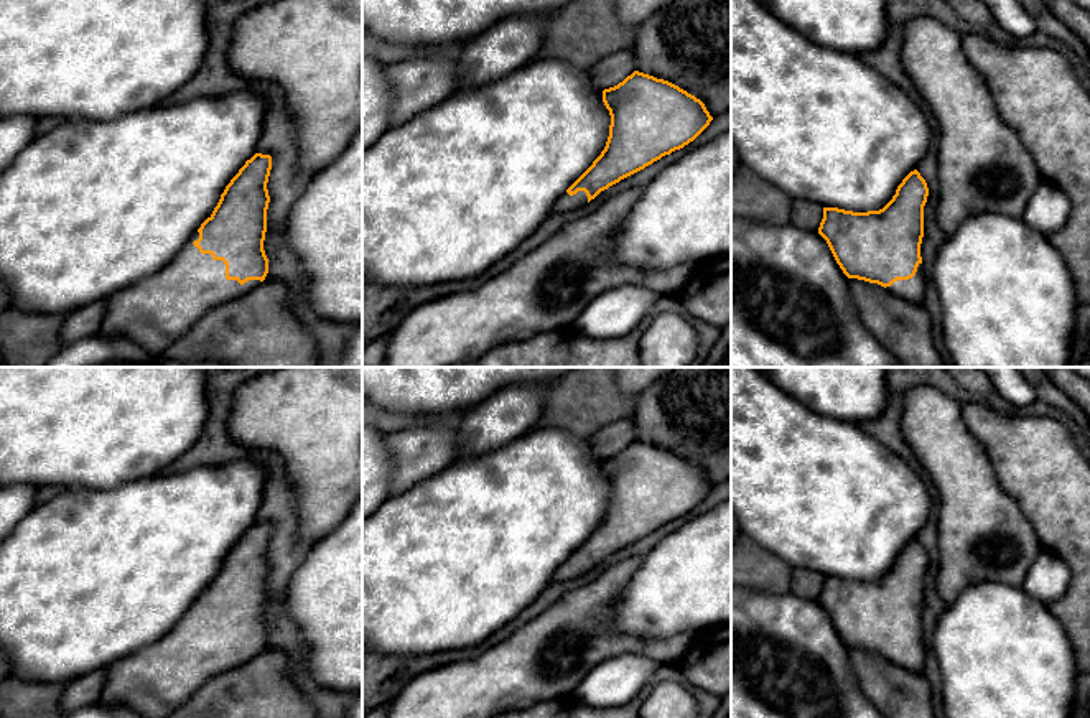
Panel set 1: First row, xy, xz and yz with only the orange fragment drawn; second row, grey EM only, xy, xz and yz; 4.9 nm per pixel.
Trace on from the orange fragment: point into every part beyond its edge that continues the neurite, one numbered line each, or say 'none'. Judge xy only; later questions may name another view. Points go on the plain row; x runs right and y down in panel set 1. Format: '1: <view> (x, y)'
1: xy (155, 680)

